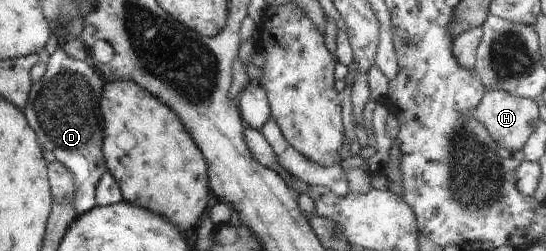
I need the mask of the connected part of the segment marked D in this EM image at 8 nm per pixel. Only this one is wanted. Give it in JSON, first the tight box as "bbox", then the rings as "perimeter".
{"bbox":[22,48,108,215],"perimeter":[[[59,48],[49,57],[45,74],[32,82],[22,110],[42,150],[53,152],[56,160],[74,176],[78,186],[74,202],[77,215],[98,205],[97,183],[108,170],[102,151],[104,118],[99,108],[105,85],[100,73],[90,63],[75,60]]]}

